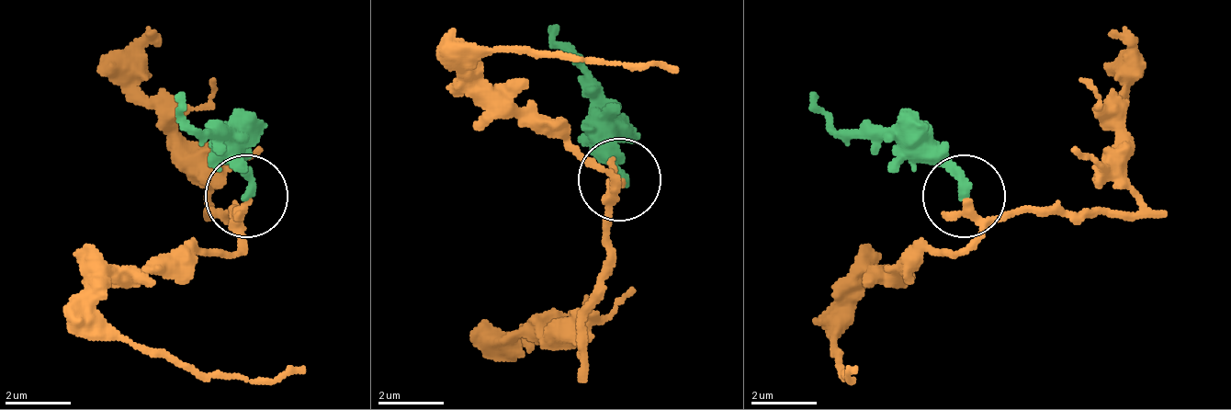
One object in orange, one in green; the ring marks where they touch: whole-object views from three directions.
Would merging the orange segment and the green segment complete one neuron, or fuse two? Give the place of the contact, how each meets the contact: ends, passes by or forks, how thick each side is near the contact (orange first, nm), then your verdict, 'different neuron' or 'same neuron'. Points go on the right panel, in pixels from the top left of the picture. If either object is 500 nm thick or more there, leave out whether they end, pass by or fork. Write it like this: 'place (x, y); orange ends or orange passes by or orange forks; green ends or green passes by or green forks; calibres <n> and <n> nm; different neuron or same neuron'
place (964, 196); orange passes by; green ends; calibres 220 and 300 nm; same neuron

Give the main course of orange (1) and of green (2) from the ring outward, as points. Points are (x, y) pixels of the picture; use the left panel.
1: (244, 201), (244, 234), (236, 251), (120, 267), (95, 309), (120, 334), (203, 375), (277, 383), (302, 367)
2: (244, 193), (220, 135), (203, 135), (186, 102), (178, 94)

